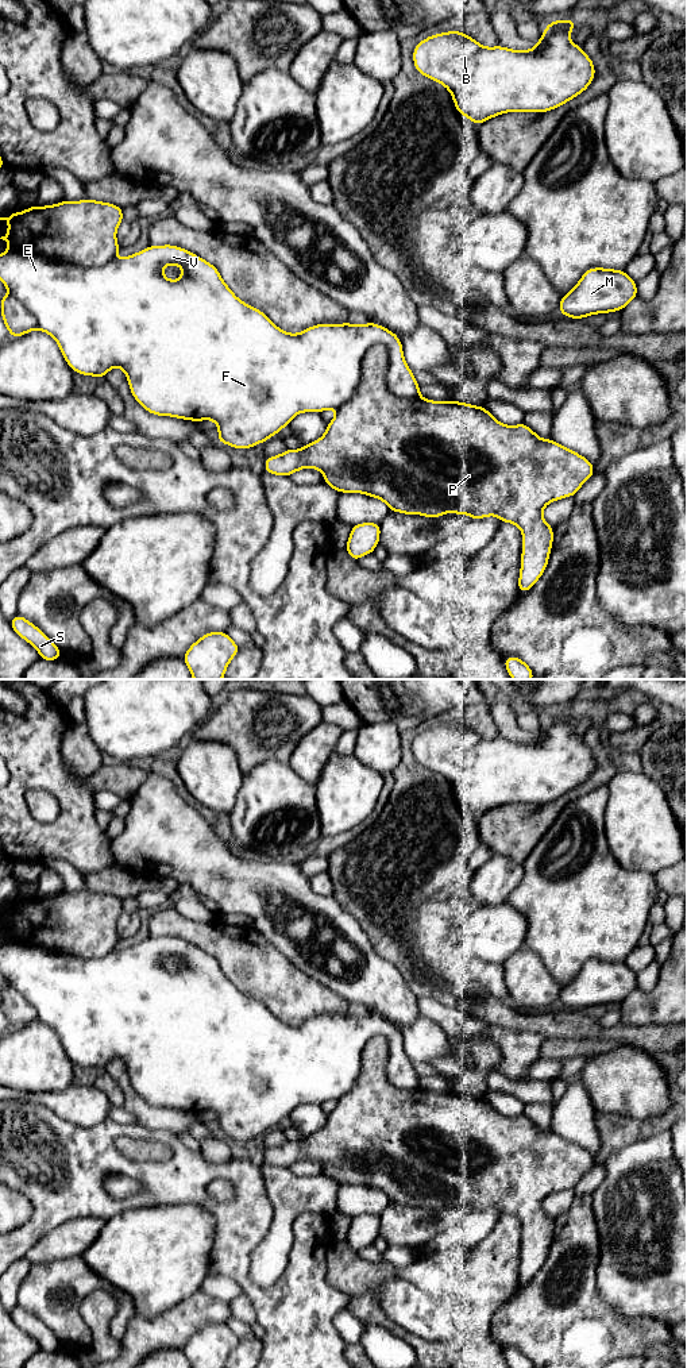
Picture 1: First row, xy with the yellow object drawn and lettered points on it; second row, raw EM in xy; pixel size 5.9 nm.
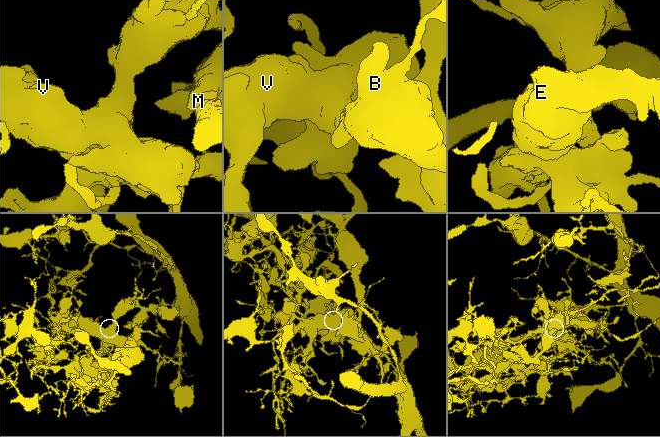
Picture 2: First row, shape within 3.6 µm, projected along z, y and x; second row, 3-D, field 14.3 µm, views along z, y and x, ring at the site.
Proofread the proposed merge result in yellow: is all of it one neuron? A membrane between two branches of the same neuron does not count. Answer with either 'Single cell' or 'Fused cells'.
Fused cells

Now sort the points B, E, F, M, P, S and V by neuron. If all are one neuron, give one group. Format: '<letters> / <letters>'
B E F M V / P S

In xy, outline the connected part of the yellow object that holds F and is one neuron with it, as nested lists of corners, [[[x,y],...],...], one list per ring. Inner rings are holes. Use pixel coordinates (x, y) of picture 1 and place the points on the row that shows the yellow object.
[[[147,246],[127,258],[96,267],[8,248],[0,254],[0,281],[36,317],[38,330],[55,339],[73,371],[105,379],[112,367],[120,367],[132,397],[148,413],[196,423],[212,420],[219,428],[217,440],[233,448],[247,450],[267,442],[289,427],[298,413],[339,409],[356,393],[363,358],[374,344],[385,346],[389,354],[385,378],[389,392],[400,398],[420,396],[420,385],[405,362],[401,339],[393,331],[371,321],[362,325],[347,321],[314,324],[298,334],[289,334],[260,309],[238,298],[216,266],[178,246]],[[169,265],[182,269],[178,280],[163,275],[162,269]]]

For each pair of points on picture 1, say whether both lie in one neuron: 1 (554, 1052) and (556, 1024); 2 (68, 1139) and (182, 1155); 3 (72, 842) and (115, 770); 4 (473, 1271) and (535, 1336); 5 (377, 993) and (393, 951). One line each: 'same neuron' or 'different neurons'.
1: different neurons
2: same neuron
3: different neurons
4: different neurons
5: different neurons

